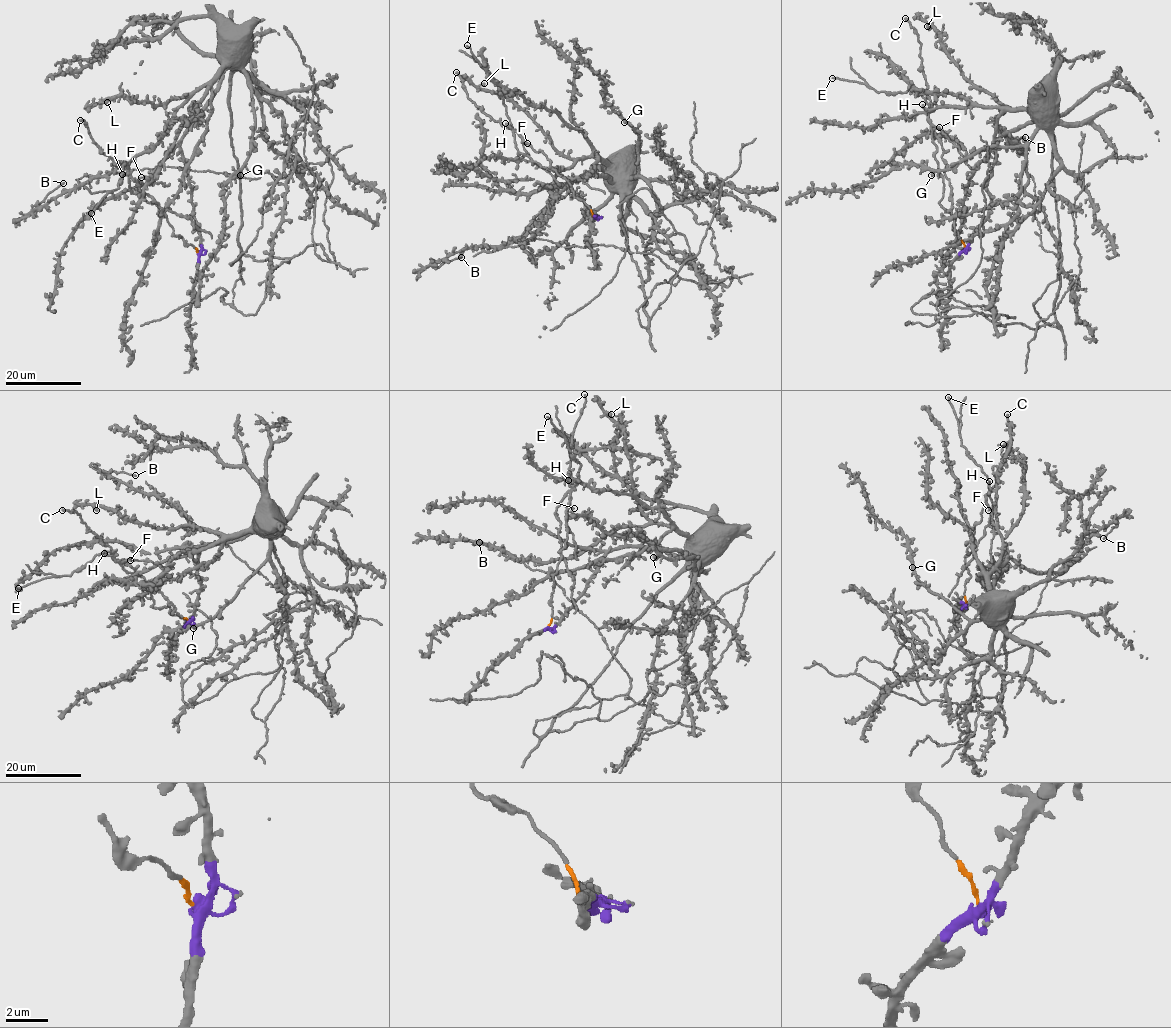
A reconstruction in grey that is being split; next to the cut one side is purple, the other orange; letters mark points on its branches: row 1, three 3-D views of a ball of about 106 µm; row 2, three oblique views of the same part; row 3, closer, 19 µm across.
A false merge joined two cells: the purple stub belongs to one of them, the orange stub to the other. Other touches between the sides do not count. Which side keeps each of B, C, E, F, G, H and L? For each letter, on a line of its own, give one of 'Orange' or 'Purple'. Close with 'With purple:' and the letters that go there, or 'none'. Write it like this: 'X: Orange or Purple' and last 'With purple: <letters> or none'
B: Purple
C: Orange
E: Orange
F: Orange
G: Purple
H: Orange
L: Purple
With purple: B, G, L

